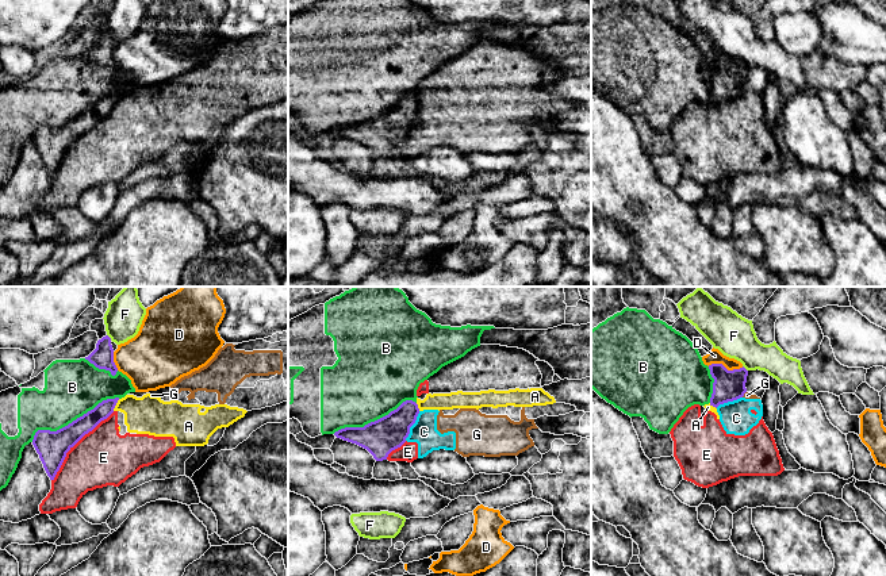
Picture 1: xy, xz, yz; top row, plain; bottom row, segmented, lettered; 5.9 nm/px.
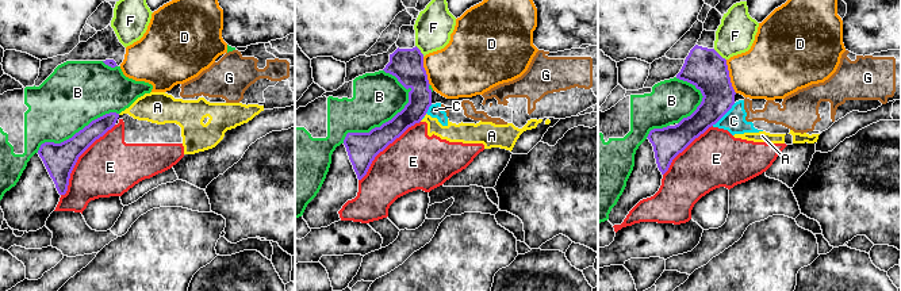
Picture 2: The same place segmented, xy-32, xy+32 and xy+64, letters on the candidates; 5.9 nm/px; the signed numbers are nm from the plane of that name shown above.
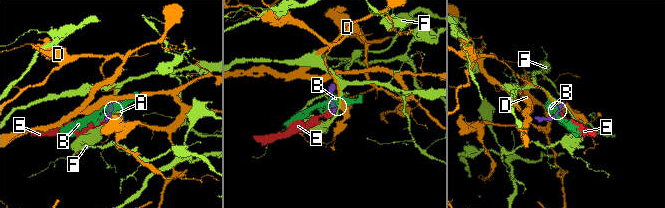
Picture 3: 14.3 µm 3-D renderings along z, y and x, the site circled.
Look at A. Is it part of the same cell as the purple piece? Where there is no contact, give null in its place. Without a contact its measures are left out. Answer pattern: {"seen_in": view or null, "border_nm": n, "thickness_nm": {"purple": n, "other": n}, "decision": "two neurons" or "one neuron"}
{"seen_in": "xy", "border_nm": 80, "thickness_nm": {"purple": 110, "other": 220}, "decision": "two neurons"}

